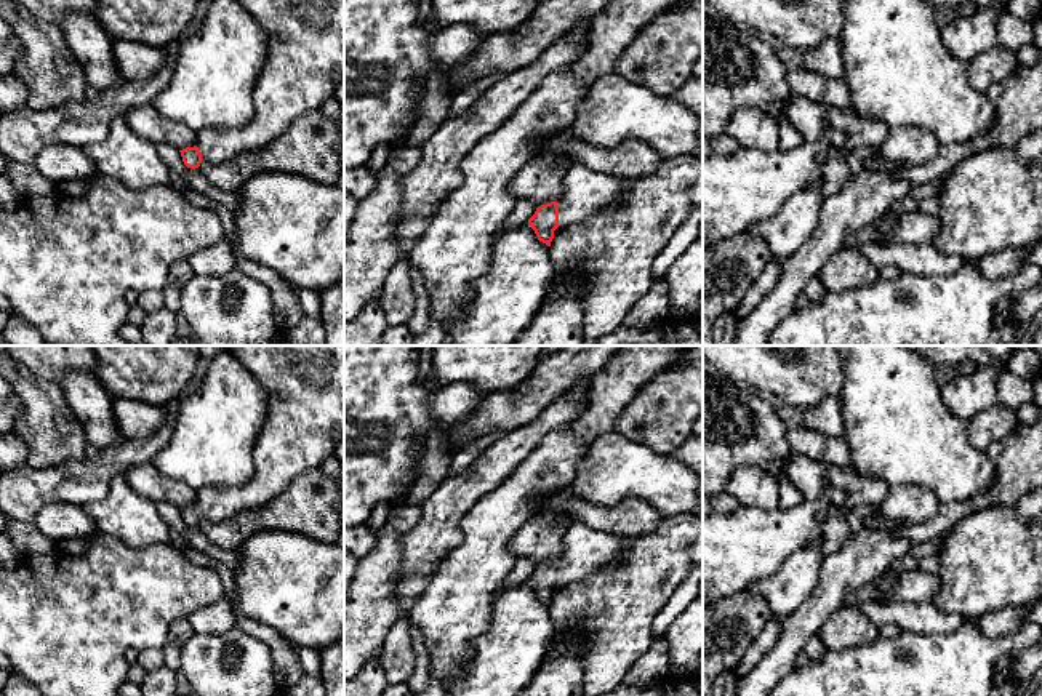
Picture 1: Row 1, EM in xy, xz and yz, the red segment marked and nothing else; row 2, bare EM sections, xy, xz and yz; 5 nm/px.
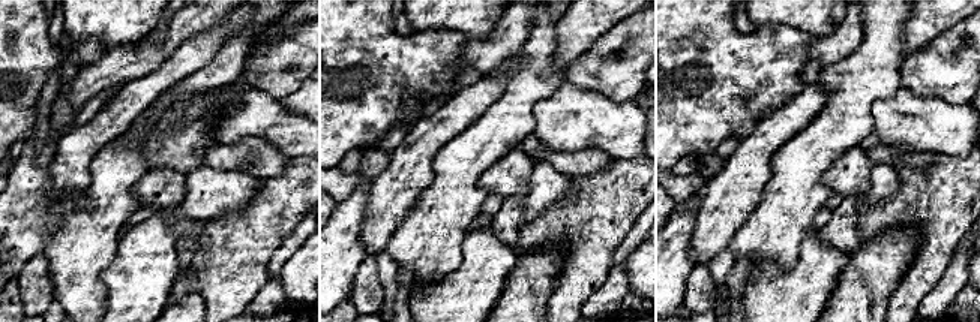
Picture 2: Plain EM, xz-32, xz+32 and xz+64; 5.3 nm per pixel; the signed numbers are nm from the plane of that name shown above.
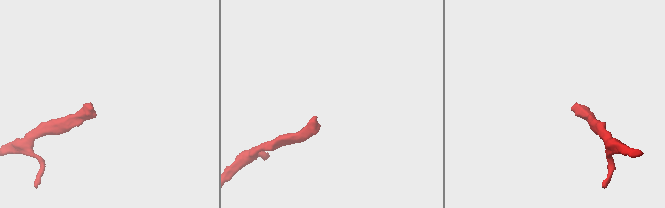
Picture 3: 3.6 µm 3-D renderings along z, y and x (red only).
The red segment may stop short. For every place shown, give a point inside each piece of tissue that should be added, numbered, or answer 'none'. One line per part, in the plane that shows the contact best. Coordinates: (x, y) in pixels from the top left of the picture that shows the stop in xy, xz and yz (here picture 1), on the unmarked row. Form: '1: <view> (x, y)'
1: xz (586, 551)

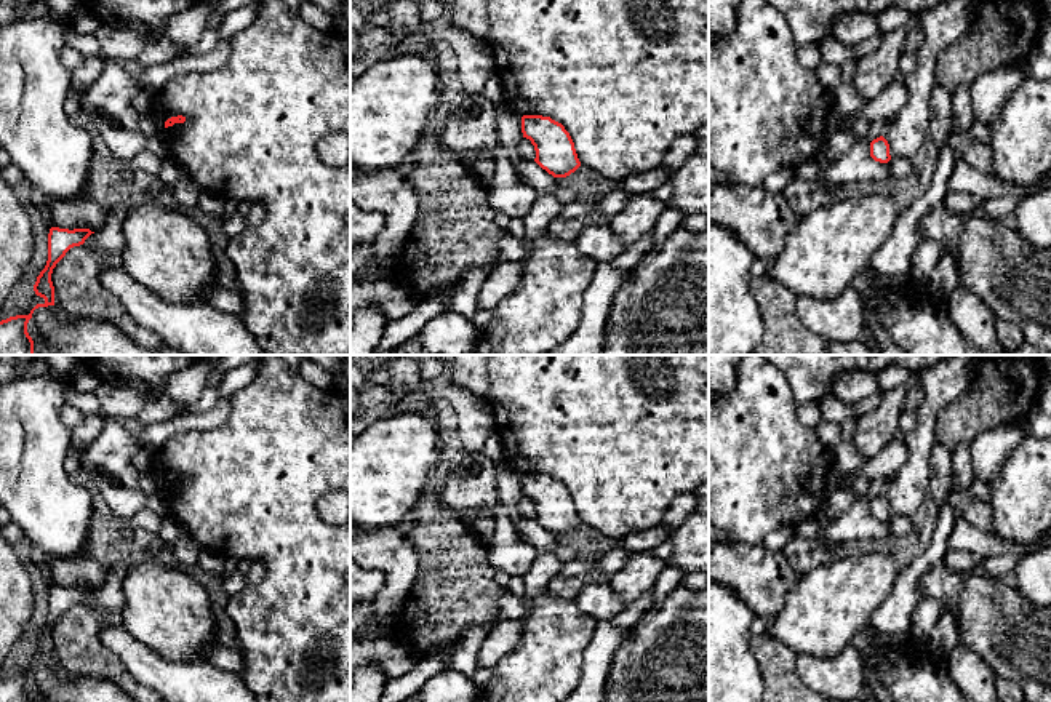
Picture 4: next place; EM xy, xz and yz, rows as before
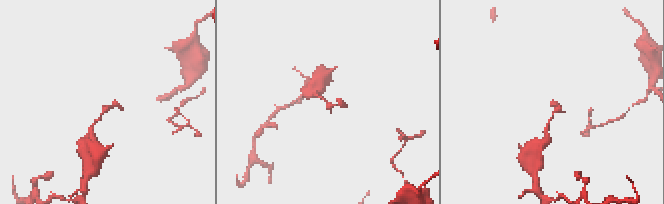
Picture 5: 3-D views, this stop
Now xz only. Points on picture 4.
none

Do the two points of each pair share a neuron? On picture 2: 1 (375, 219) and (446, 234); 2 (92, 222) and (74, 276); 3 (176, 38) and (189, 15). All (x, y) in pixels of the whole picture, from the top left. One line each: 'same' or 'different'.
1: different
2: same
3: same

